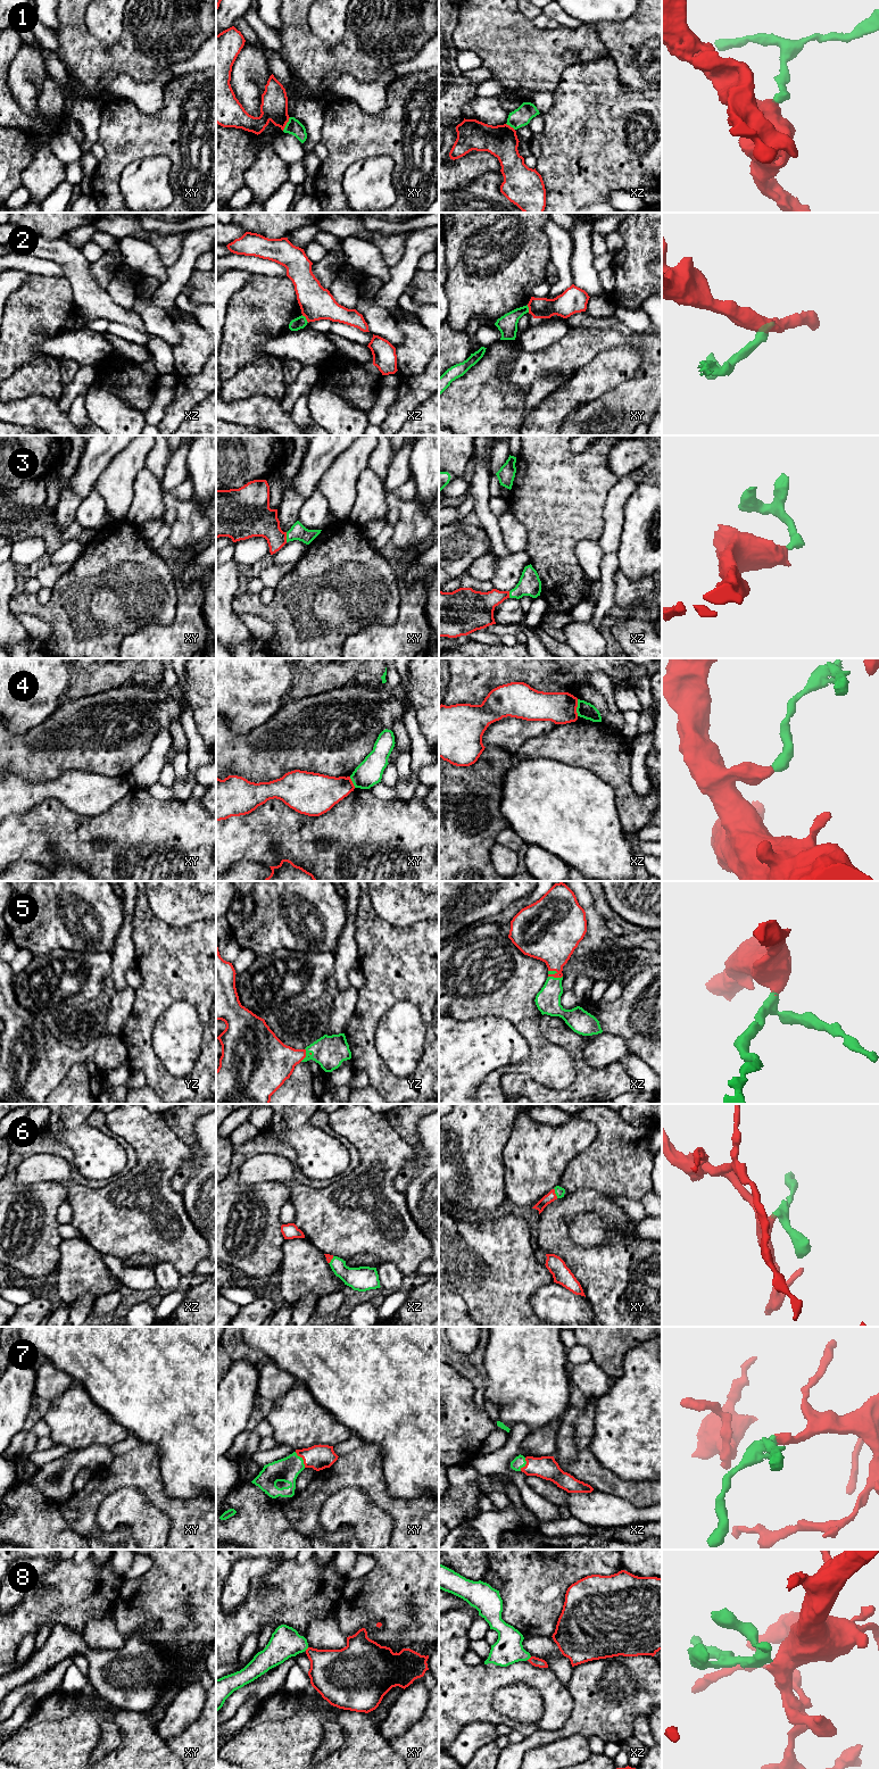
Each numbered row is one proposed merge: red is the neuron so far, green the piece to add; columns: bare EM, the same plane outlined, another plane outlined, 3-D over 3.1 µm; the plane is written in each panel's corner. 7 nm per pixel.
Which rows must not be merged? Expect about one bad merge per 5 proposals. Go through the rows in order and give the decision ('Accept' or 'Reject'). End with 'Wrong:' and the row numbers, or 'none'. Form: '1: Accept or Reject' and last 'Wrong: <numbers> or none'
1: Reject
2: Reject
3: Accept
4: Reject
5: Accept
6: Accept
7: Accept
8: Accept
Wrong: 1, 2, 4

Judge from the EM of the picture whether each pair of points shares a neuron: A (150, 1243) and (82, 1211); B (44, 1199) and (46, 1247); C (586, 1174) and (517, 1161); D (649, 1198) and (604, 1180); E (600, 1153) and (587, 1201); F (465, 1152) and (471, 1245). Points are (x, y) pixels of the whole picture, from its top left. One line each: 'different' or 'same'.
A: same
B: same
C: different
D: different
E: different
F: different

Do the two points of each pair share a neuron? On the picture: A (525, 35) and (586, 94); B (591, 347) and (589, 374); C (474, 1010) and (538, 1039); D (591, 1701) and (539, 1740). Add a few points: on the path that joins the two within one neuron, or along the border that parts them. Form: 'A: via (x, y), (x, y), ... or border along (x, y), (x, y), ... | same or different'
A: border along (588, 60), (571, 64), (562, 73), (552, 93) | different
B: border along (615, 347), (602, 349), (571, 376) | different
C: via (490, 1008), (507, 1008), (522, 1023) | same
D: via (581, 1714), (564, 1732), (553, 1736) | same

